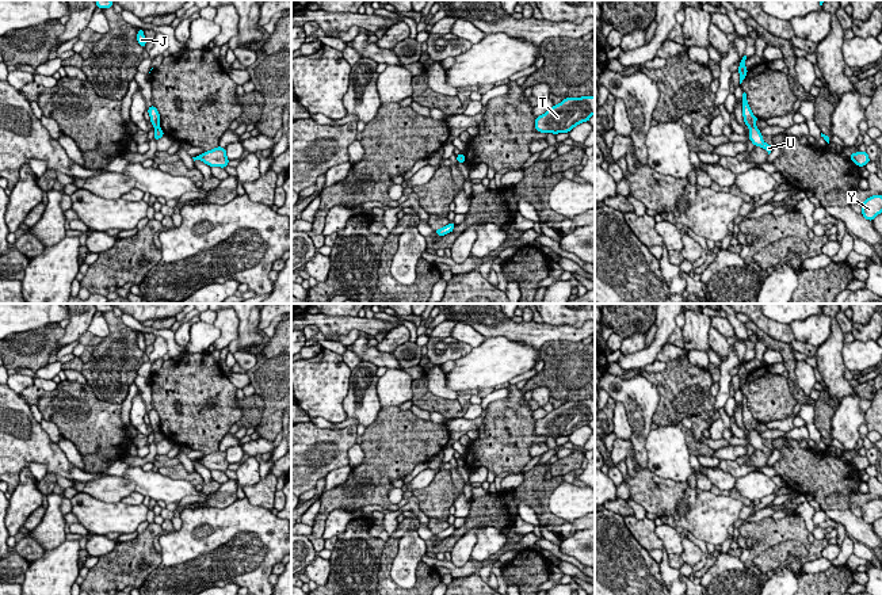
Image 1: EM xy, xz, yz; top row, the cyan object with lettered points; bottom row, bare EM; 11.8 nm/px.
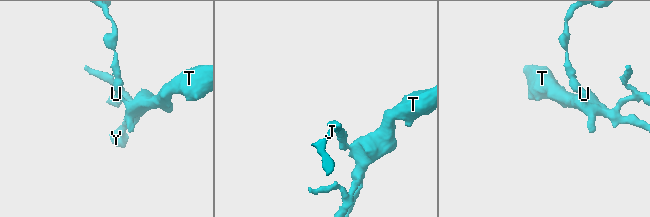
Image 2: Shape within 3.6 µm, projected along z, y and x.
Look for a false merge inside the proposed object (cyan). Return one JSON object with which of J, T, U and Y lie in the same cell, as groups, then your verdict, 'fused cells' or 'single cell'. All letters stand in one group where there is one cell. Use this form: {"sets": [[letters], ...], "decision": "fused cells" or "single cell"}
{"sets": [["J"], ["T", "U", "Y"]], "decision": "fused cells"}

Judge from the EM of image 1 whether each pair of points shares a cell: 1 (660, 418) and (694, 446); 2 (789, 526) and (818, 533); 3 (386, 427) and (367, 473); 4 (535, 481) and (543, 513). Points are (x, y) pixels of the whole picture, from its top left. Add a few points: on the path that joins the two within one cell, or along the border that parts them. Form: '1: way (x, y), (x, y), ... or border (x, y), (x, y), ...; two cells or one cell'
1: border (691, 437), (697, 442); two cells
2: border (816, 538), (824, 540); two cells
3: way (386, 438), (386, 454), (378, 462); one cell
4: way (535, 489), (539, 504); one cell

